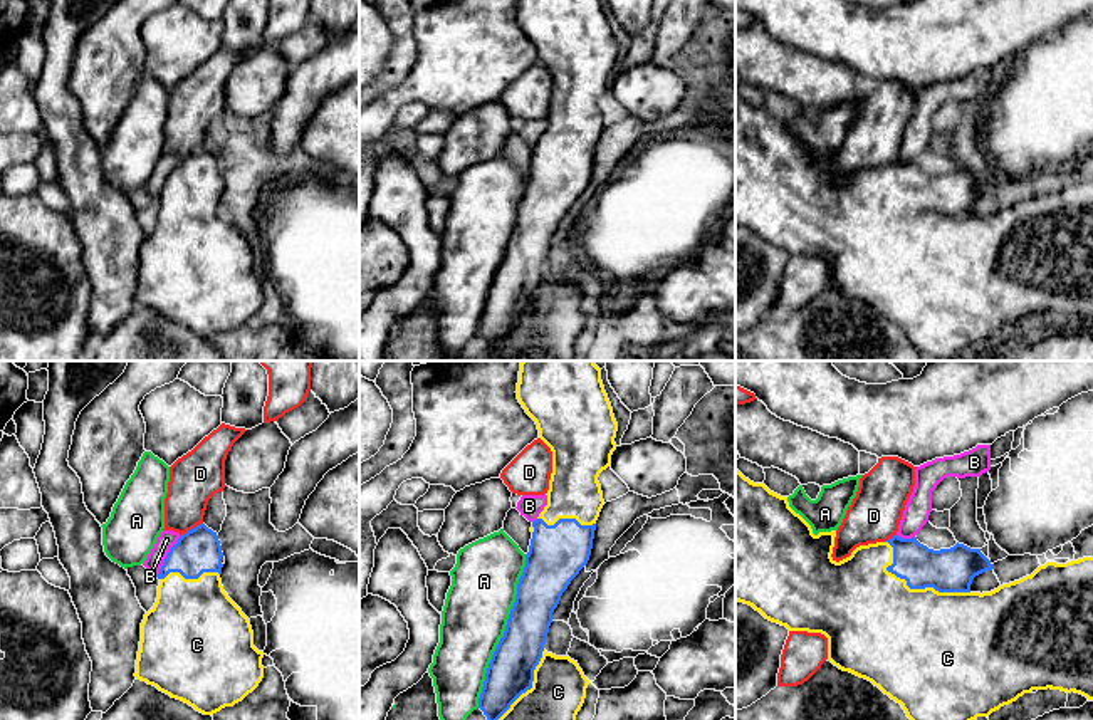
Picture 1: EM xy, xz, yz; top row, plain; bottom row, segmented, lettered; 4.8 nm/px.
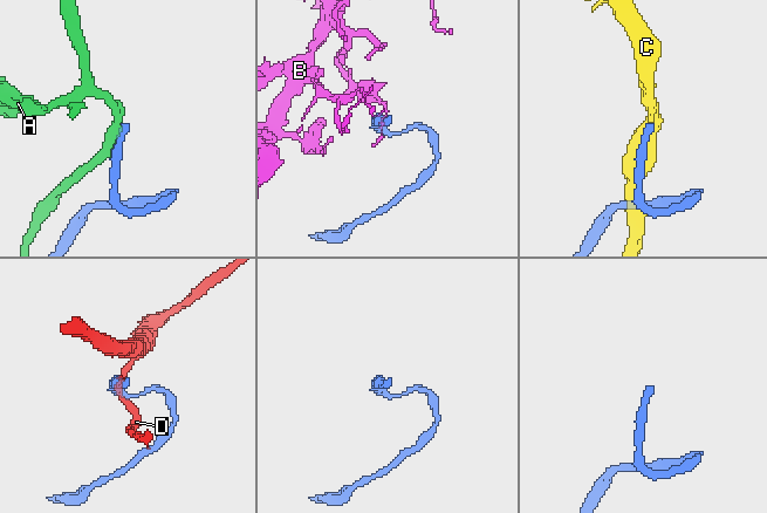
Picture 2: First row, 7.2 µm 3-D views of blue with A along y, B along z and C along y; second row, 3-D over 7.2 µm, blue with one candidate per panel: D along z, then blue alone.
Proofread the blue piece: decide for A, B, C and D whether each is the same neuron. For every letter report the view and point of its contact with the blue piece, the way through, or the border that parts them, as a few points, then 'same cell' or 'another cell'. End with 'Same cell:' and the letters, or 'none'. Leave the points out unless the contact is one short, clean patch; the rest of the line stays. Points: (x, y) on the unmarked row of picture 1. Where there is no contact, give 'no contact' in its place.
A: xz (504, 255) | another cell
B: xy (167, 180) | along xy (182, 160), (170, 173), (156, 200) | another cell
C: yz (914, 212) | same cell
D: xy (192, 153) | along xy (202, 146), (182, 160) | another cell
Same cell: C

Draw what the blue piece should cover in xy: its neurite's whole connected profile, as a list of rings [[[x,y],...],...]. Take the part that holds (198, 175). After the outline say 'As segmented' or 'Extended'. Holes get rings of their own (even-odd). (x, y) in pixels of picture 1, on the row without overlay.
[[[205,148],[183,158],[170,173],[158,203],[158,222],[141,247],[136,304],[156,310],[203,339],[233,331],[264,302],[264,275],[254,270],[248,242],[222,210],[222,170]]]. Extended

